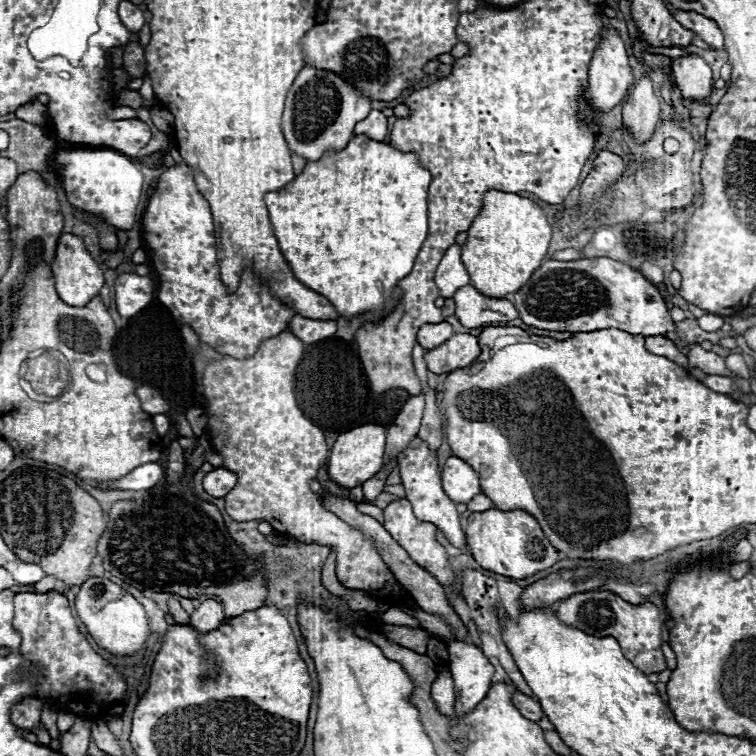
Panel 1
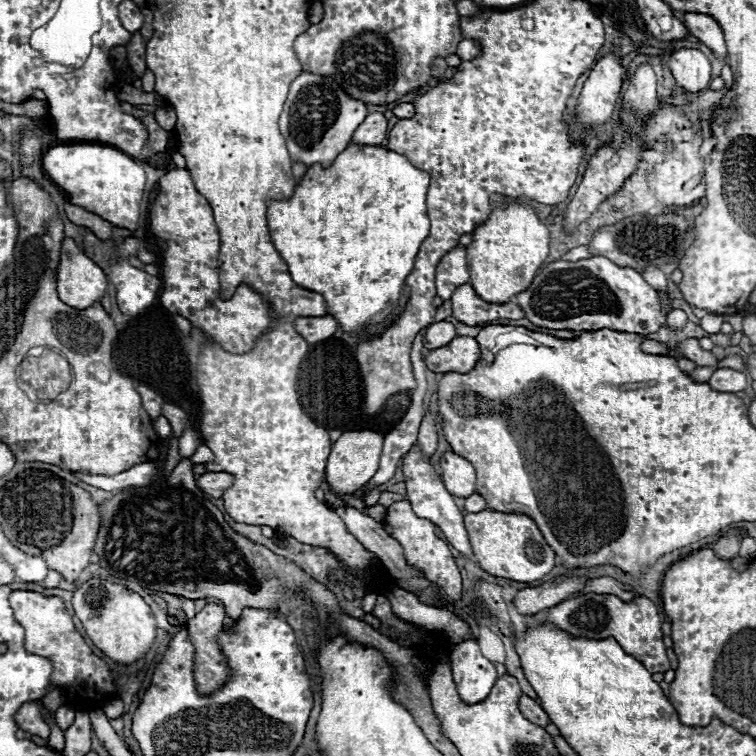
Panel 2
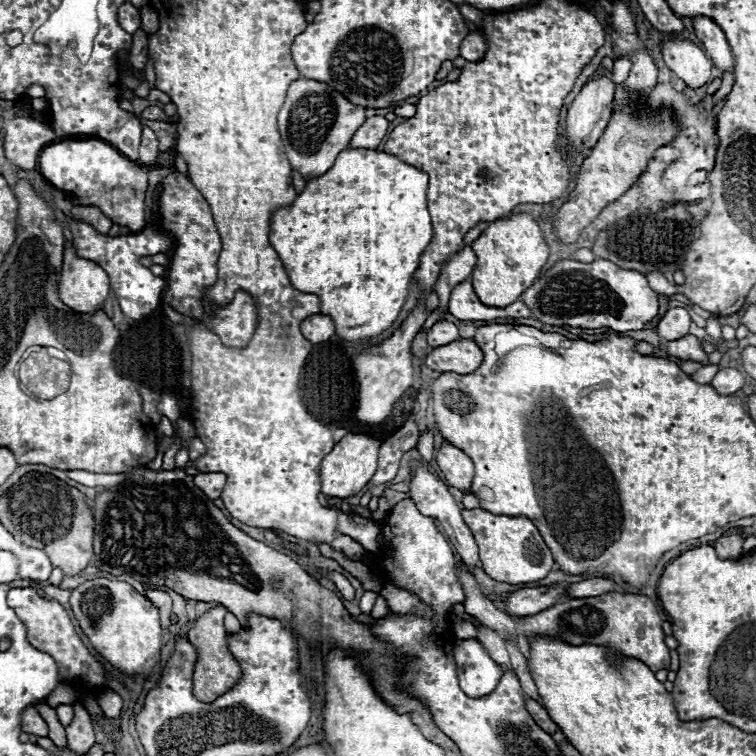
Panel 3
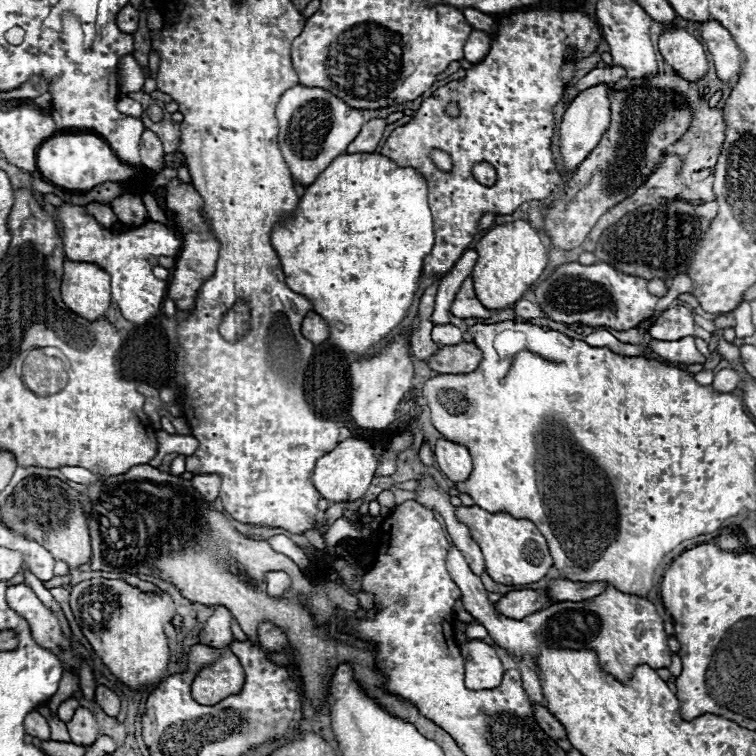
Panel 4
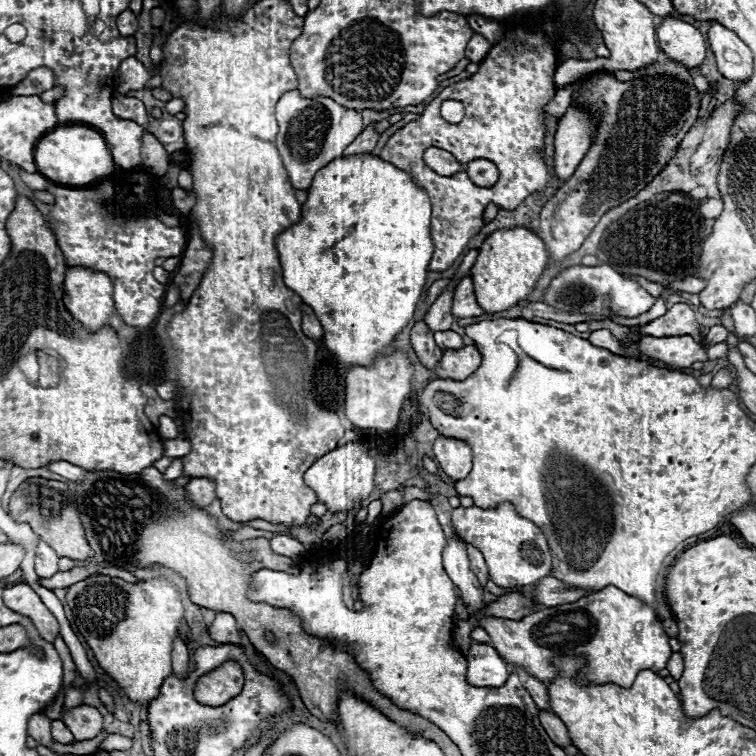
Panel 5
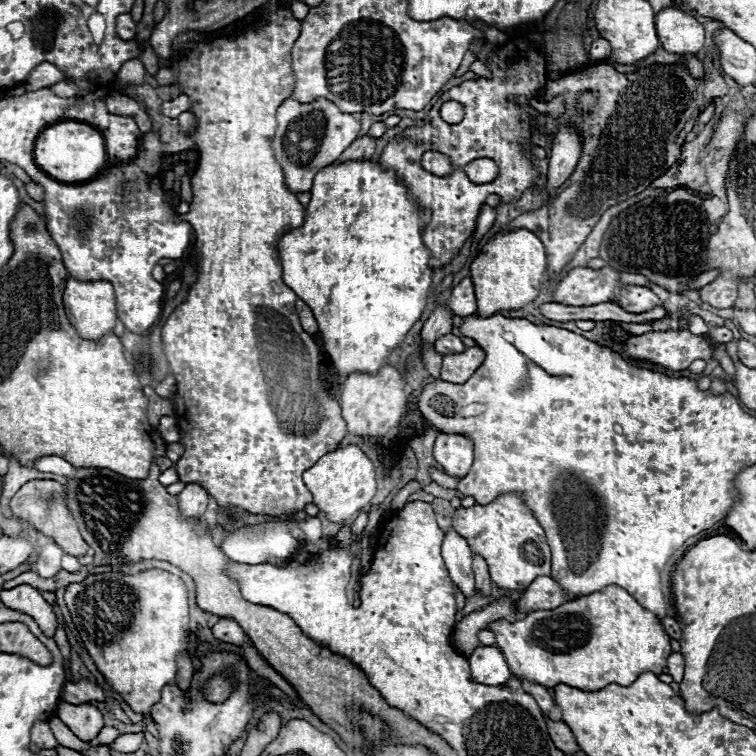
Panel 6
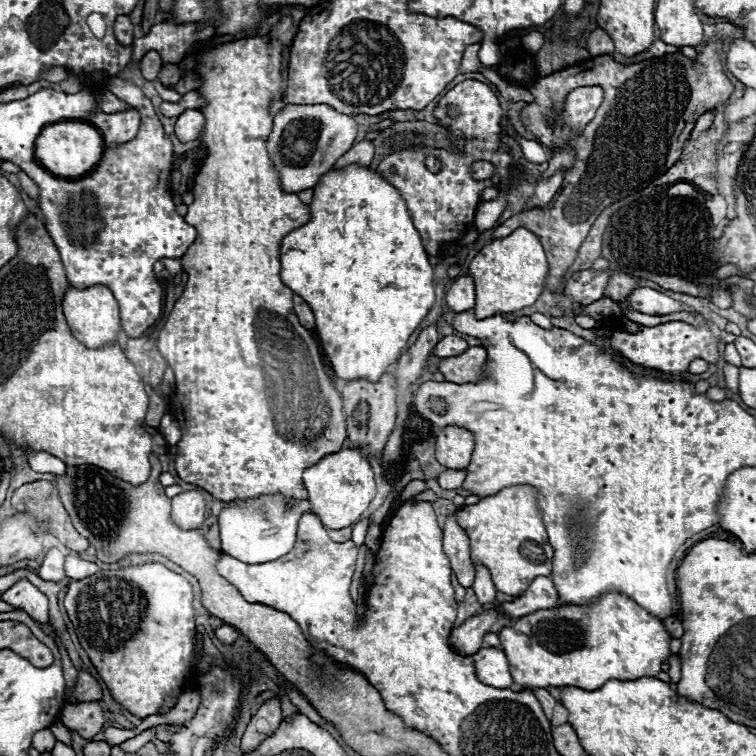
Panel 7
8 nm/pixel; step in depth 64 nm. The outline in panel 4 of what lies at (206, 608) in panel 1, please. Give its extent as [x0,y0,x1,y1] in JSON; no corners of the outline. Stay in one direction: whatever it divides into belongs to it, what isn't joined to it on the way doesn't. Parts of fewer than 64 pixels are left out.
[192,606,244,706]

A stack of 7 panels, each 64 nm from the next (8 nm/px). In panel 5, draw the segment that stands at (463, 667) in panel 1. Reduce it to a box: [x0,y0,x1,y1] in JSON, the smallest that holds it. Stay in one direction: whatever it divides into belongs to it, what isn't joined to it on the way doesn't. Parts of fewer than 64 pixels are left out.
[468,644,508,688]

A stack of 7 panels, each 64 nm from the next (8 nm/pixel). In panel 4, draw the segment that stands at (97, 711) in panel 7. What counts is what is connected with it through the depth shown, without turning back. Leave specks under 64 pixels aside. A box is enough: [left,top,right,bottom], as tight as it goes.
[66,706,98,746]

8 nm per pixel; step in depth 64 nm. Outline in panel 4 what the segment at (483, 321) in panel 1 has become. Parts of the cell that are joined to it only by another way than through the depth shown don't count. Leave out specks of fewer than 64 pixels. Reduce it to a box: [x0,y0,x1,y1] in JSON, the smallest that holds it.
[450,278,544,320]

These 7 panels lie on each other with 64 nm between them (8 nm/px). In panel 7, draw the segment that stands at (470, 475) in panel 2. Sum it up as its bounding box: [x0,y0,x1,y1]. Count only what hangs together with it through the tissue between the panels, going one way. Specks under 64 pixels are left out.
[436,428,474,470]

